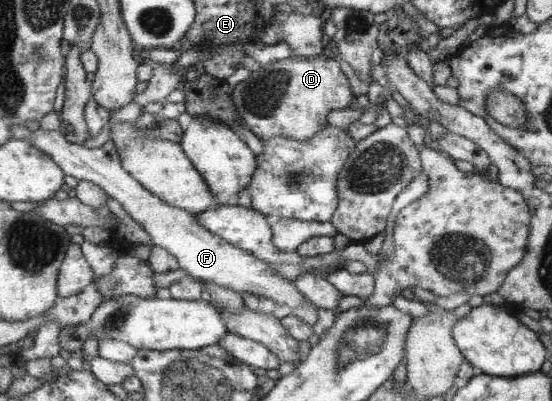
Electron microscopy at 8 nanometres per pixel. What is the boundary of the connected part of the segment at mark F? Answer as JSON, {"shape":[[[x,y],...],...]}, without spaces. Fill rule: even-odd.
{"shape":[[[39,128],[31,131],[26,140],[33,147],[40,148],[41,151],[52,156],[71,177],[79,181],[96,183],[97,186],[104,188],[108,195],[115,198],[127,214],[141,225],[141,228],[149,235],[152,245],[165,249],[173,255],[177,259],[179,268],[185,270],[189,276],[227,287],[240,295],[251,294],[271,299],[277,306],[289,306],[292,312],[307,301],[301,296],[293,281],[279,275],[271,265],[256,259],[251,252],[244,251],[243,248],[236,247],[203,228],[198,221],[197,214],[173,207],[152,191],[145,189],[145,186],[125,171],[123,160],[117,154],[111,137],[99,148],[87,148],[83,144],[70,142],[61,129]]]}

